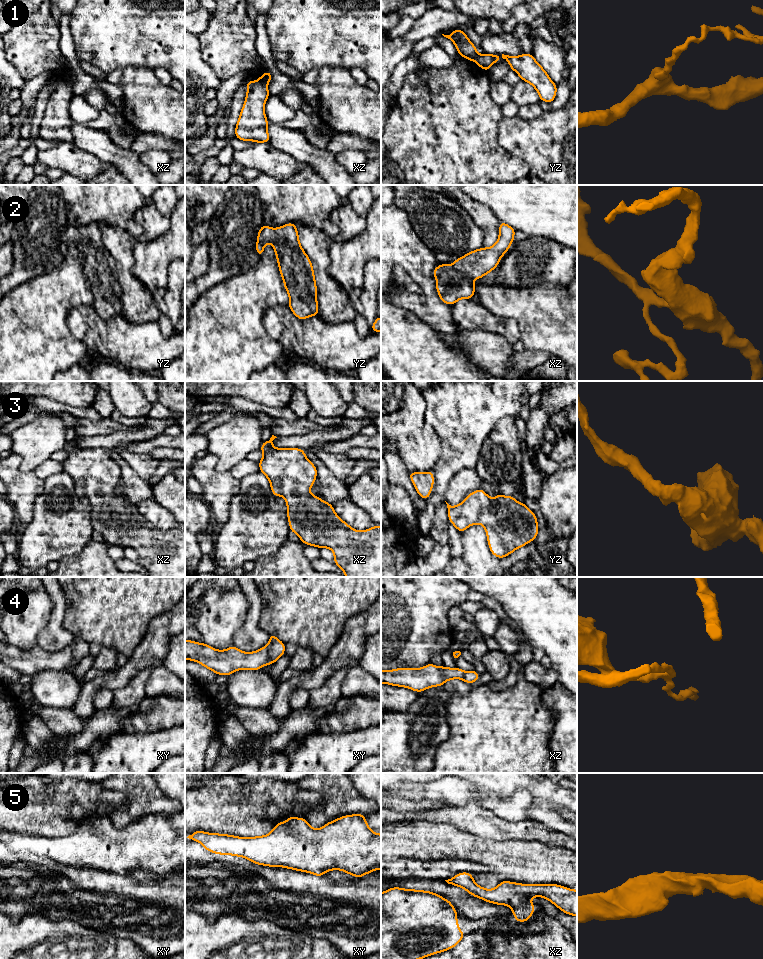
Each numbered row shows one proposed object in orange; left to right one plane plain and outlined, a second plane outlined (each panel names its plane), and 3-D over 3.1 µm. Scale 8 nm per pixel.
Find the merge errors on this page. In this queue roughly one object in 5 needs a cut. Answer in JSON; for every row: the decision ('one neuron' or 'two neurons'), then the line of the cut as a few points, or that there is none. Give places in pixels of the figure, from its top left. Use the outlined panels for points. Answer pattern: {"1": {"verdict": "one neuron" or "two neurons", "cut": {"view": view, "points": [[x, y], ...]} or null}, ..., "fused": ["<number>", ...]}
{"1": {"verdict": "two neurons", "cut": {"view": "xz", "points": [[259, 79], [266, 85]]}}, "2": {"verdict": "one neuron", "cut": null}, "3": {"verdict": "one neuron", "cut": null}, "4": {"verdict": "two neurons", "cut": {"view": "xy", "points": [[267, 646], [268, 659], [262, 665]]}}, "5": {"verdict": "one neuron", "cut": null}, "fused": ["1", "4"]}

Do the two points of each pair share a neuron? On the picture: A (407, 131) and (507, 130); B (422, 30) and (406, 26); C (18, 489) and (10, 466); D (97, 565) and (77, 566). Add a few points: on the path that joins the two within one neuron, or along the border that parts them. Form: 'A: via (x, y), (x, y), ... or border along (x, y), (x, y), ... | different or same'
A: border along (502, 117), (498, 124), (498, 142), (507, 152) | different
B: border along (415, 20), (412, 27), (403, 35), (391, 39) | different
C: via (18, 483), (10, 472) | same
D: via (92, 566), (82, 566) | same

